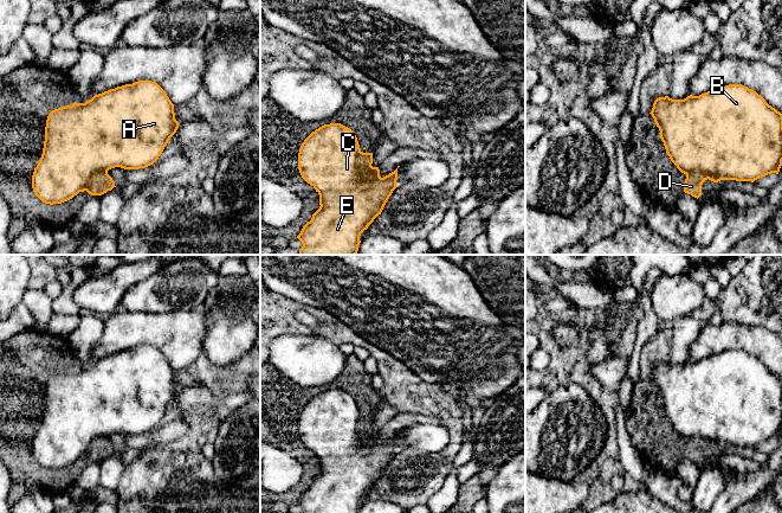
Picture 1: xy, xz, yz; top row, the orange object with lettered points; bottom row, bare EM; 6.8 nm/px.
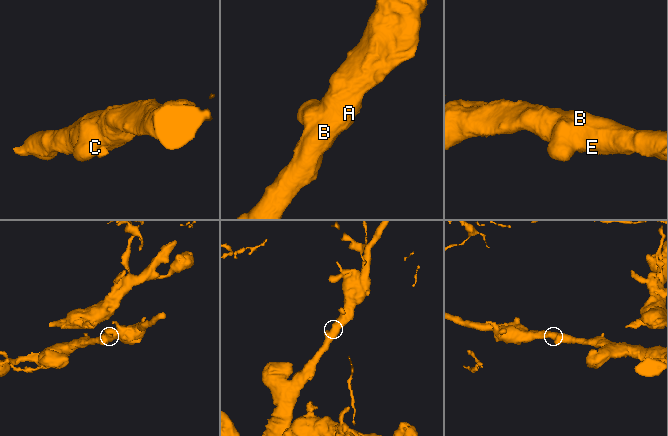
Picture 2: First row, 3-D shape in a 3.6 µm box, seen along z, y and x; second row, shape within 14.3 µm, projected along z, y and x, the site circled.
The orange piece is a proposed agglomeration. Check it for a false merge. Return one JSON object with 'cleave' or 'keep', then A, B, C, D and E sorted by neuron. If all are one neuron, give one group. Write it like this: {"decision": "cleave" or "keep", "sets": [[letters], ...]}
{"decision": "cleave", "sets": [["A", "B", "C", "E"], ["D"]]}

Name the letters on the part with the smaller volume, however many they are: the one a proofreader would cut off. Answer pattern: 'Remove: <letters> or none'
Remove: D

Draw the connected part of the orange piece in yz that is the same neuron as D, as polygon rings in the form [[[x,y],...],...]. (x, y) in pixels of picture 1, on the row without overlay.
[[[700,437],[689,438],[684,448],[684,457],[698,464],[702,461],[702,450],[705,445],[707,444]]]

